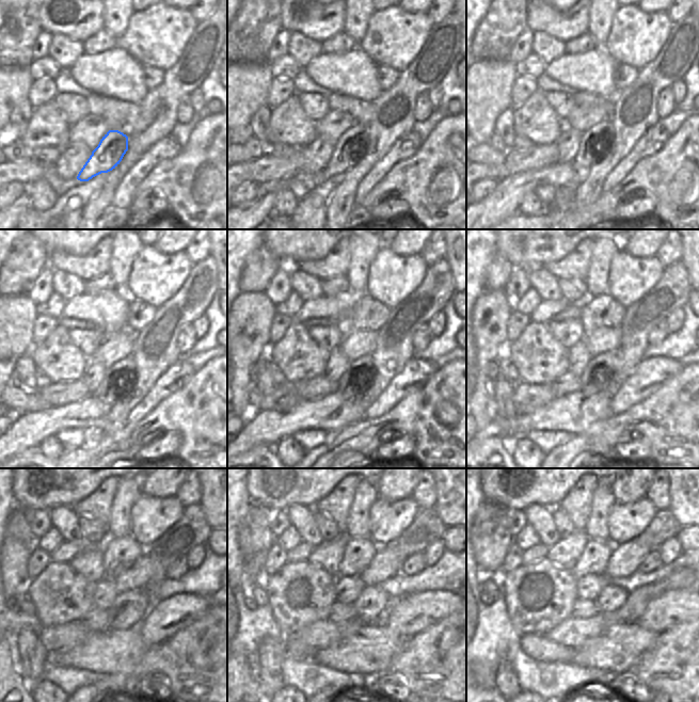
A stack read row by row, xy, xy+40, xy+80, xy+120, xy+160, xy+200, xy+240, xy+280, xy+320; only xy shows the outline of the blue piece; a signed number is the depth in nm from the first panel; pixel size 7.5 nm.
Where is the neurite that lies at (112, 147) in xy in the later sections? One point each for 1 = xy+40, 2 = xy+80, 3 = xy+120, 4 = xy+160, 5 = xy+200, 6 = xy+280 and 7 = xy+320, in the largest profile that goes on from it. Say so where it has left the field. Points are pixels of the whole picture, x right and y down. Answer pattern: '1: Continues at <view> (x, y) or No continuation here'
1: Continues at xy+40 (351, 146)
2: Continues at xy+80 (586, 157)
3: Continues at xy+120 (108, 395)
4: Continues at xy+160 (362, 370)
5: Continues at xy+200 (602, 370)
6: Continues at xy+280 (370, 605)
7: Continues at xy+320 (613, 596).

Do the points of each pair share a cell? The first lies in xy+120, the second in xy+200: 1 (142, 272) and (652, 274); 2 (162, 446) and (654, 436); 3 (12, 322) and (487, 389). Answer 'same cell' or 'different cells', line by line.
1: same cell
2: different cells
3: same cell

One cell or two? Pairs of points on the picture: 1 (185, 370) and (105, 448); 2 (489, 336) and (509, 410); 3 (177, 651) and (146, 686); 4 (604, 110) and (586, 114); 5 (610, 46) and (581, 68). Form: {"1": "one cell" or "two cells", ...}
{"1": "two cells", "2": "two cells", "3": "two cells", "4": "one cell", "5": "two cells"}

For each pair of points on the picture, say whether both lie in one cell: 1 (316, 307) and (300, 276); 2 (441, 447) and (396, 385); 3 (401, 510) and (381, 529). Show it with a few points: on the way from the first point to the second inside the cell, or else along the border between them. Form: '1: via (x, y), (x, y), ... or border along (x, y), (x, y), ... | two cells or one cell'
1: border along (322, 294), (303, 301) | two cells
2: border along (425, 382), (416, 389), (403, 396), (385, 413) | two cells
3: via (397, 515), (386, 524) | one cell

